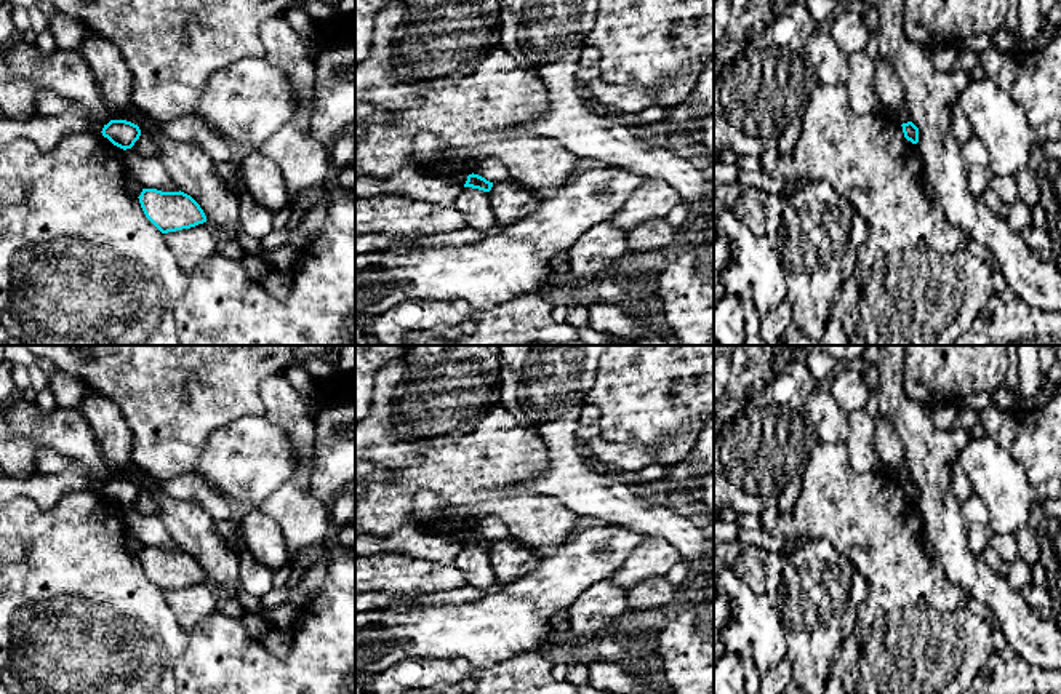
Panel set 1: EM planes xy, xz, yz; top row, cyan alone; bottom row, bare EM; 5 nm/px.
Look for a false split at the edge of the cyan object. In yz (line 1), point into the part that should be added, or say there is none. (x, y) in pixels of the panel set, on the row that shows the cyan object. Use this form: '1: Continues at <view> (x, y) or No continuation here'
1: No continuation here

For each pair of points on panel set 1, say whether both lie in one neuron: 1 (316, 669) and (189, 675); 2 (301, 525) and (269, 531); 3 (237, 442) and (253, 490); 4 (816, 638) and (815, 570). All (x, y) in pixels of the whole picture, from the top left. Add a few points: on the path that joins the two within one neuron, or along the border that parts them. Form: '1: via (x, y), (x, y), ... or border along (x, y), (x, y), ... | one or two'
1: via (284, 675), (221, 675) | one
2: border along (258, 507), (276, 522), (287, 552), (293, 560) | two
3: via (247, 453), (250, 478) | one
4: via (804, 621), (802, 587) | one

